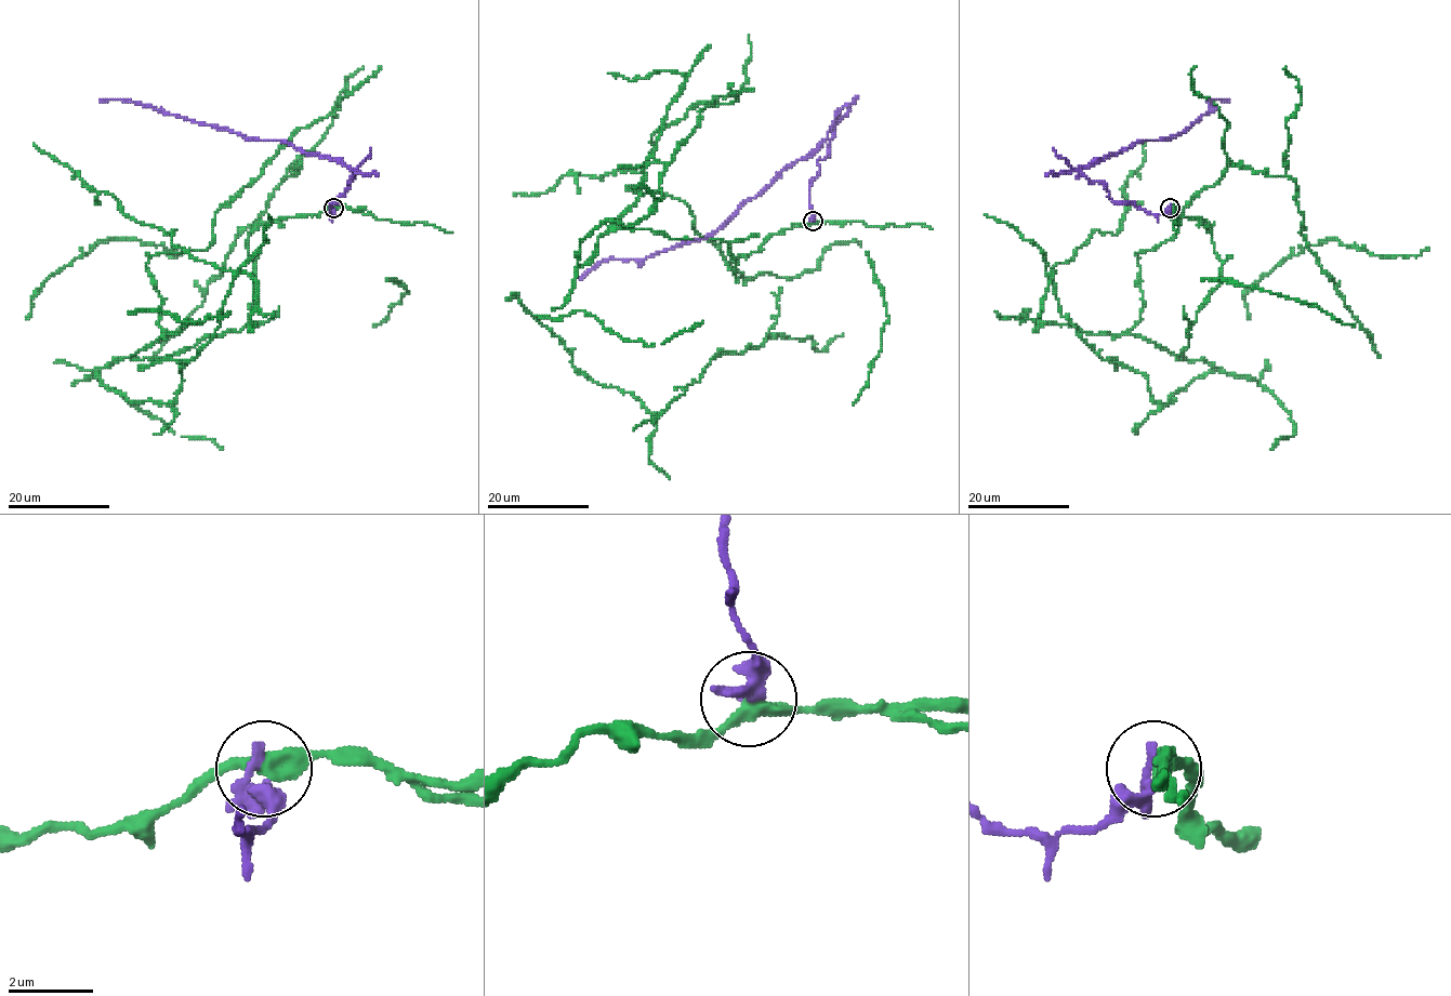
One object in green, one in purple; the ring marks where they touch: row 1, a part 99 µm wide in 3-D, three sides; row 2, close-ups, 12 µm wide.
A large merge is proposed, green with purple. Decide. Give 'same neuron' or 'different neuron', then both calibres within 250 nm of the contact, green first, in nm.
different neuron | 320/280 nm

